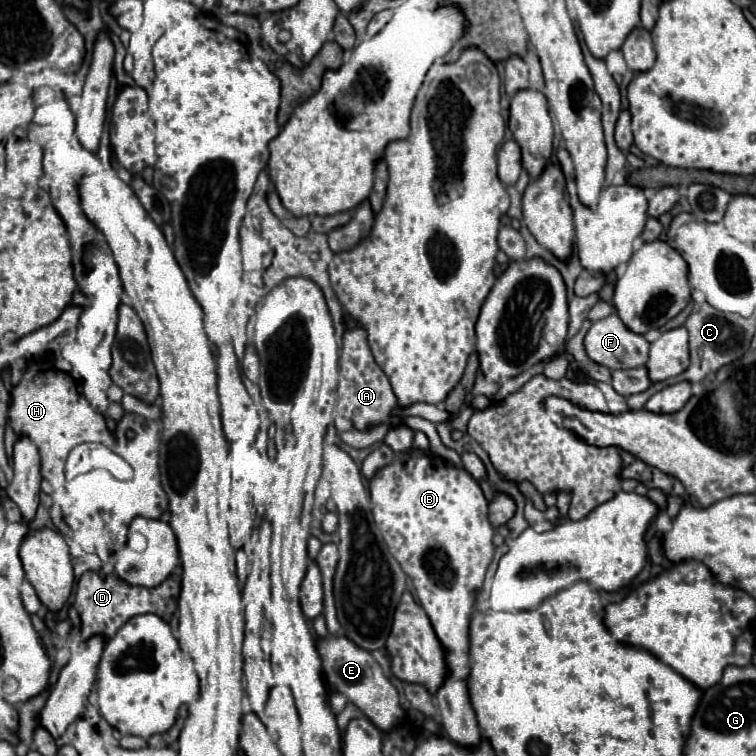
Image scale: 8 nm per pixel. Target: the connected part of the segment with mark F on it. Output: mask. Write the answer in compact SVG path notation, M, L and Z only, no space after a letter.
M617 313L591 325L585 337L585 349L595 363L611 371L645 365L649 357L649 341L625 327Z

